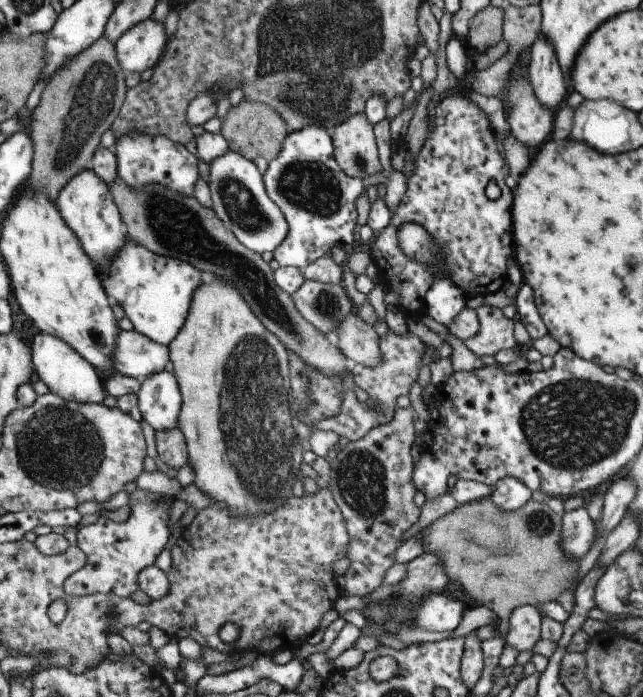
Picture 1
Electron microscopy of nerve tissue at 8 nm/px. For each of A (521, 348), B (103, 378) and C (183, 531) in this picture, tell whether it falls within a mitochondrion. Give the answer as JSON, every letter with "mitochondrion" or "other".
{"A":"other","B":"other","C":"other"}

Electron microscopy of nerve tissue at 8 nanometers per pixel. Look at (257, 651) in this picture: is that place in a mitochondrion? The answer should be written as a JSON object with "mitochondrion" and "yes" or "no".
{"mitochondrion":"no"}

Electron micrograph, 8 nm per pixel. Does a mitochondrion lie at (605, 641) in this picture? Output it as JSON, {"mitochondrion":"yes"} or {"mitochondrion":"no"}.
{"mitochondrion":"no"}

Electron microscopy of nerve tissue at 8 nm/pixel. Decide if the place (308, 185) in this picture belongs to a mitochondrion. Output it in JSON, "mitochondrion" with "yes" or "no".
{"mitochondrion":"yes"}

